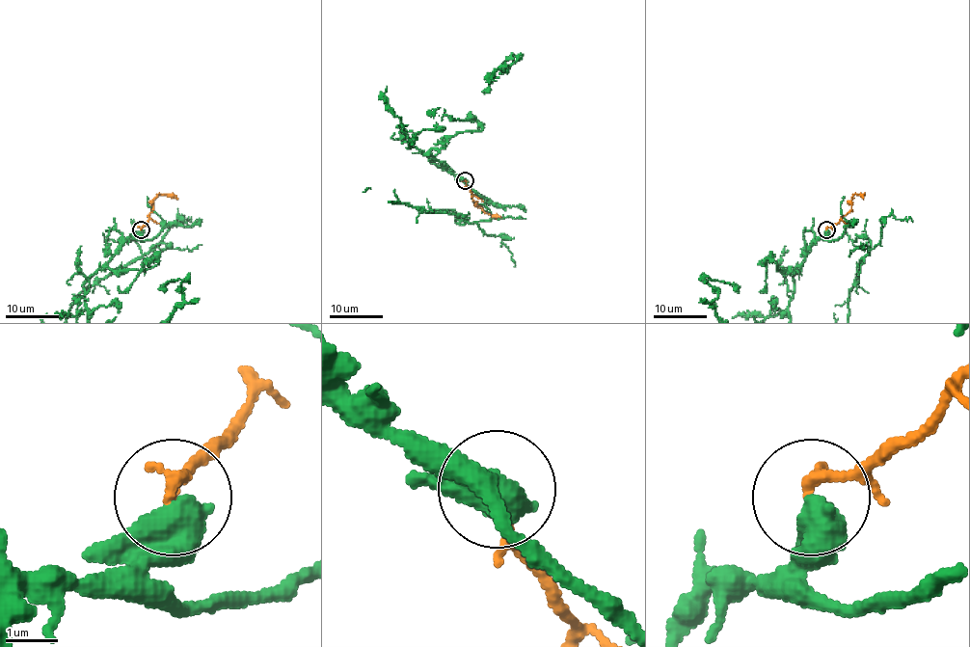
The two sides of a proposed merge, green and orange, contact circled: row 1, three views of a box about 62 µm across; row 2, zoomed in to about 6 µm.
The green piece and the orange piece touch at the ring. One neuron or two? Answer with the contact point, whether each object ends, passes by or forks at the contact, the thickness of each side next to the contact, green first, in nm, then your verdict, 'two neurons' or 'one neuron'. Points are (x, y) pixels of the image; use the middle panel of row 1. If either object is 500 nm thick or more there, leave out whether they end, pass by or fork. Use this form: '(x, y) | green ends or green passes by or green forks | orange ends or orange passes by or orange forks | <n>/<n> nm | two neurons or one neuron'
(465, 180) | 500/240 nm | two neurons

